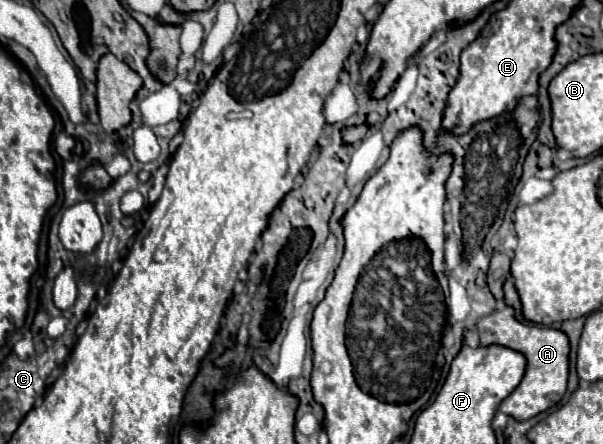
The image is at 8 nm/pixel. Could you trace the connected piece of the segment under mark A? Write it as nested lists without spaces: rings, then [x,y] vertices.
[[[498,307],[490,315],[484,315],[478,321],[480,345],[502,345],[514,349],[526,357],[526,373],[520,385],[500,403],[500,411],[510,415],[516,421],[526,421],[550,407],[554,407],[566,393],[568,383],[568,337],[562,331],[550,327],[536,327],[528,323],[520,323],[514,319],[512,307]]]

